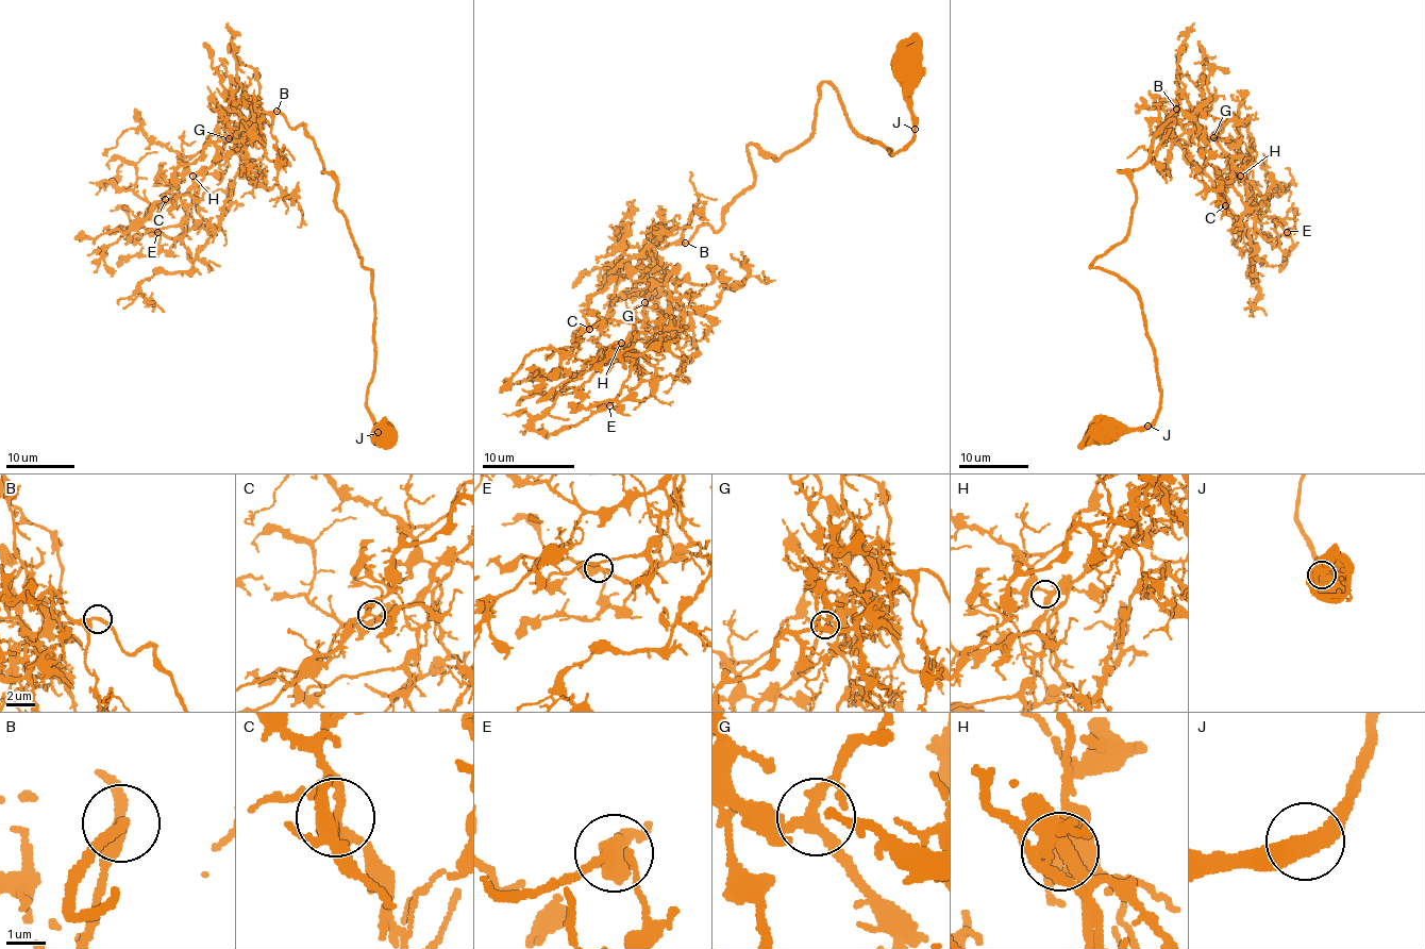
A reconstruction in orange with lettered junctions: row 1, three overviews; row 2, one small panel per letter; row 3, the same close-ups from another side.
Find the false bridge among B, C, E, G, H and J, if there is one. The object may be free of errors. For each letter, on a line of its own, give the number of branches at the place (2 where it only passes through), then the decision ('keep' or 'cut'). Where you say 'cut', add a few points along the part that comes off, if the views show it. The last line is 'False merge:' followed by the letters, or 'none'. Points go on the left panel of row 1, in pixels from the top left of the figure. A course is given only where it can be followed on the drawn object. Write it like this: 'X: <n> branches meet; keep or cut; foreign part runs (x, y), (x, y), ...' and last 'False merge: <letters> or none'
B: 2 branches meet; keep
C: 3 branches meet; keep
E: 3 branches meet; keep
G: 3 branches meet; keep
H: 3 branches meet; keep
J: 2 branches meet; keep
False merge: none

